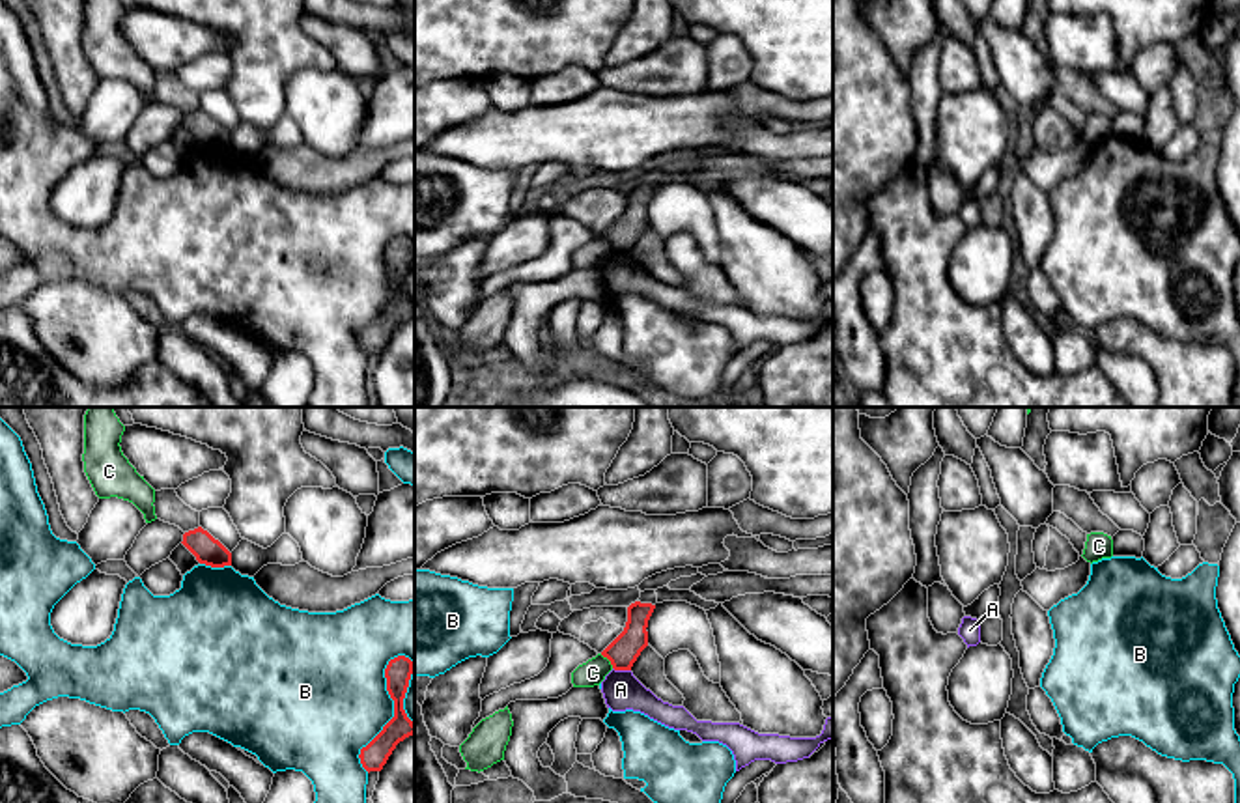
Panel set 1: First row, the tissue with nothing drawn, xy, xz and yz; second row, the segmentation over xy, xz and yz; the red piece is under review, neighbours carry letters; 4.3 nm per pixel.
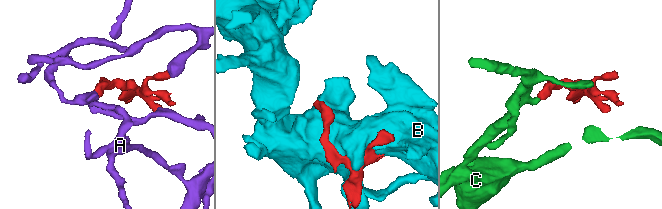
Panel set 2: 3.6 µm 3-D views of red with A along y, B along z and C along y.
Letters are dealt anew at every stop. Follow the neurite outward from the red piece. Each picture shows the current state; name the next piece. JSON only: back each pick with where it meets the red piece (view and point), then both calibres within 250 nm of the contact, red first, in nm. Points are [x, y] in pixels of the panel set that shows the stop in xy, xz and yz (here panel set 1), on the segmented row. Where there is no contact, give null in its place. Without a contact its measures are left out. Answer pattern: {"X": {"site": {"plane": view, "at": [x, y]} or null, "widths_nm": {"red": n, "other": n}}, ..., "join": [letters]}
{"join": []}

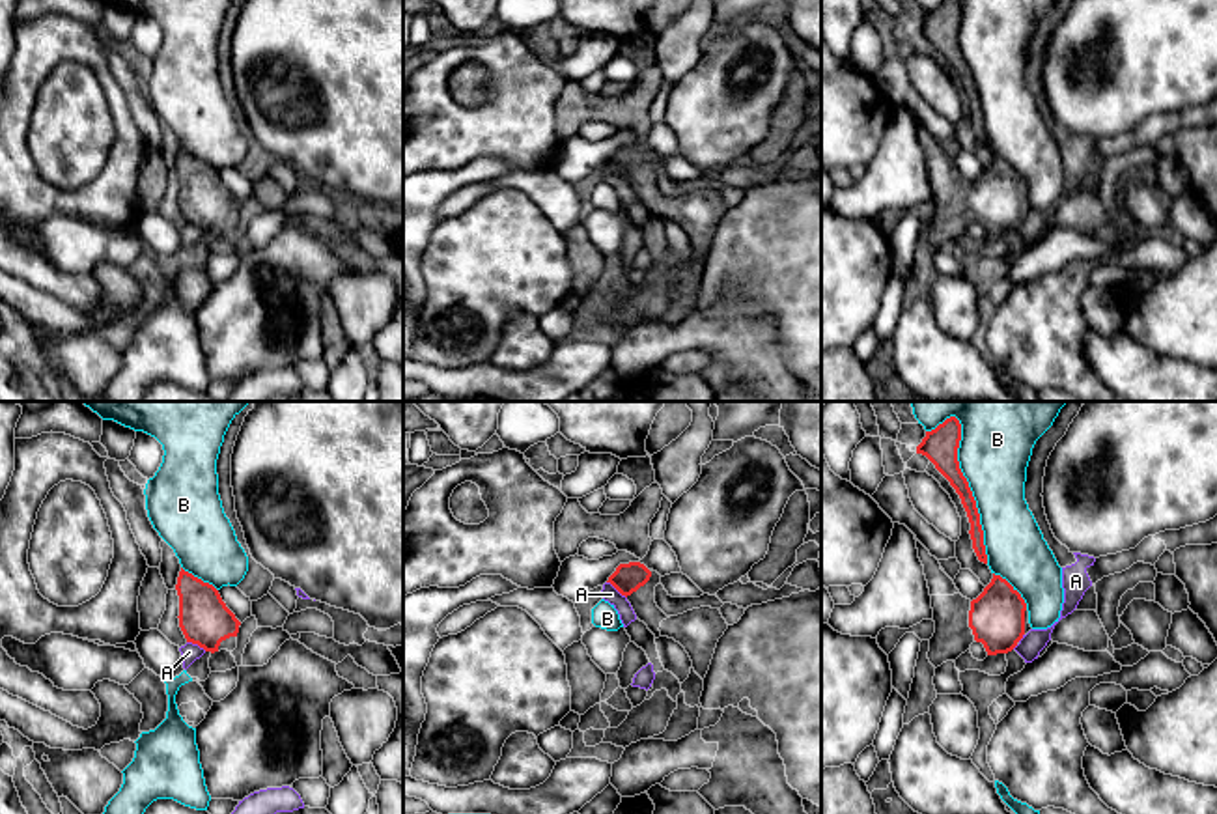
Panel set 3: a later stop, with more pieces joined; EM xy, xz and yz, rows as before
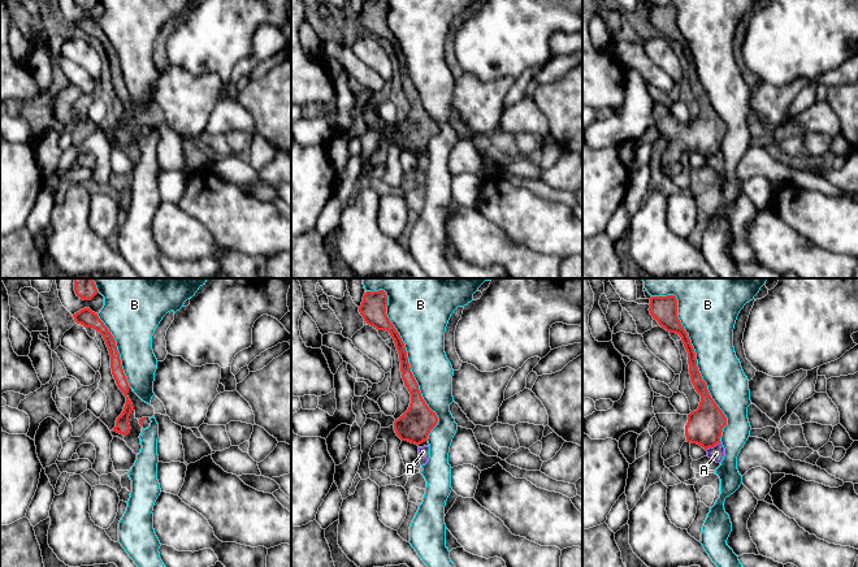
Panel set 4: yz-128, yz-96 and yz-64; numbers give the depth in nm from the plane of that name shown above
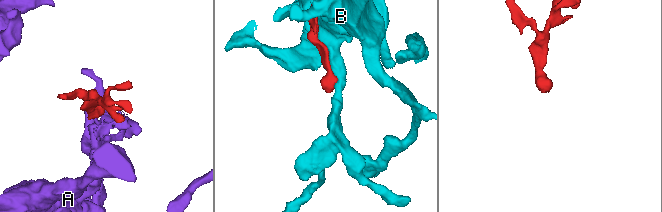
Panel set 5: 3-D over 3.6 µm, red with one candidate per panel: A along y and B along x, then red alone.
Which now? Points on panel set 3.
{"join": []}

